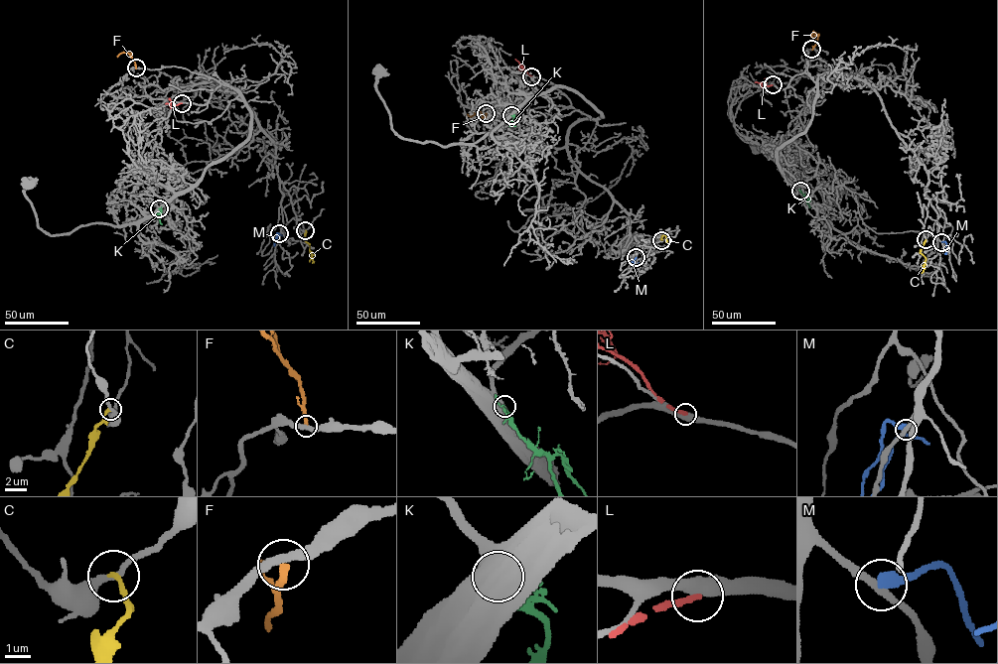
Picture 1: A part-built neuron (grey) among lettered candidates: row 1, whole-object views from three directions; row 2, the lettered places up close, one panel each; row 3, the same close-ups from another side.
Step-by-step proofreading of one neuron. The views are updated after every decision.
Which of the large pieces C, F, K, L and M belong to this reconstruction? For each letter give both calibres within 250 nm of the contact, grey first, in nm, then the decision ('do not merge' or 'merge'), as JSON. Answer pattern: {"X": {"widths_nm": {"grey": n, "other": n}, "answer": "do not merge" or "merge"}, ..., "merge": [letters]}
{"C": {"widths_nm": {"grey": 240, "other": 190}, "answer": "do not merge"}, "F": {"widths_nm": {"grey": 360, "other": 280}, "answer": "do not merge"}, "K": {"widths_nm": {"grey": 480, "other": 200}, "answer": "merge"}, "L": {"widths_nm": {"grey": 500, "other": 240}, "answer": "do not merge"}, "M": {"widths_nm": {"grey": 280, "other": 280}, "answer": "do not merge"}, "merge": ["K"]}

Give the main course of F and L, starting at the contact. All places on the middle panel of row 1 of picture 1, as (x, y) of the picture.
F: (486, 113), (484, 117), (480, 111), (468, 115)
L: (531, 75), (514, 59)

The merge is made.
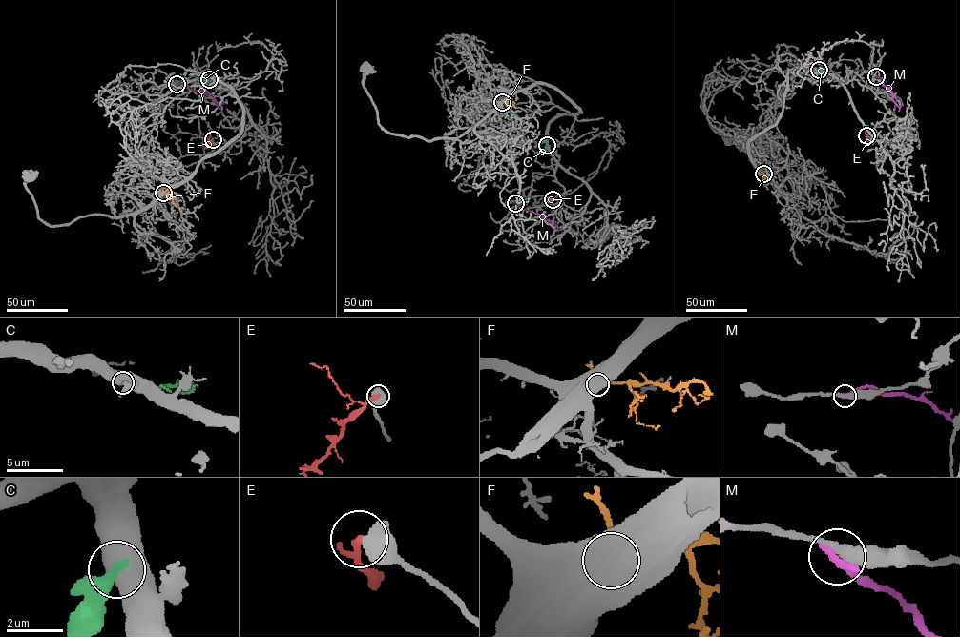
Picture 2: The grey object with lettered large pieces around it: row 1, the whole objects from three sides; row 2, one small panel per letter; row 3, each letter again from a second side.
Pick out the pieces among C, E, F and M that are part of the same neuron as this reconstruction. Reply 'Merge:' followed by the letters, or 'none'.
Merge: F

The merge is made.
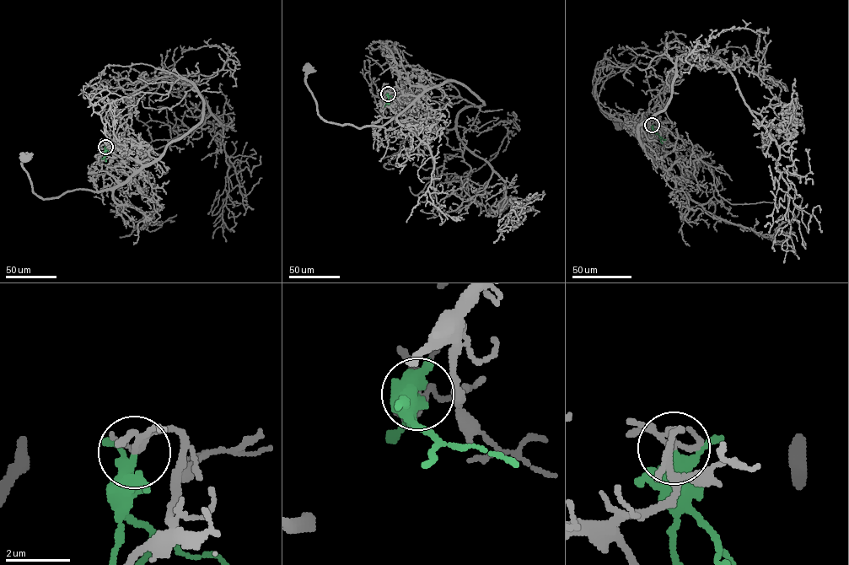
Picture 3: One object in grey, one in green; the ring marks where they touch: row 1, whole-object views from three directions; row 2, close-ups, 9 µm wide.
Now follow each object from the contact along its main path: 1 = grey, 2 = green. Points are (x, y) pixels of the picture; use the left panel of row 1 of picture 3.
1: (105, 147), (133, 173), (112, 187), (74, 190), (49, 198), (33, 192), (23, 166), (27, 158)
2: (105, 147), (105, 160)

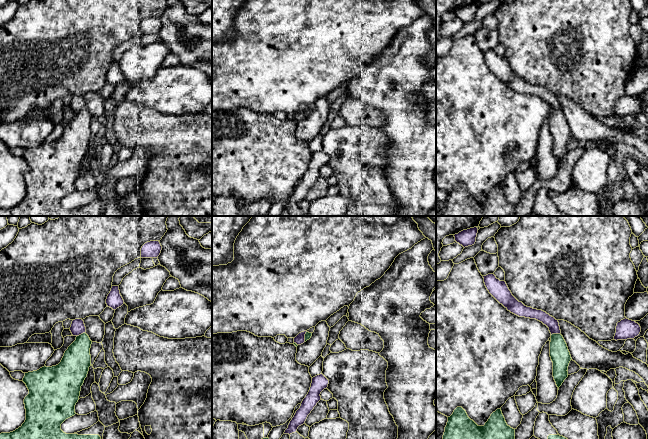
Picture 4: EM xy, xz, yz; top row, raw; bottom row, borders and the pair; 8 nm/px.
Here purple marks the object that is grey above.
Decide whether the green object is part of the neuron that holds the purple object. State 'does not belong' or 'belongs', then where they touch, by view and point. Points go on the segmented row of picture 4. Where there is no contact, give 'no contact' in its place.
does not belong | xy (81, 333)

